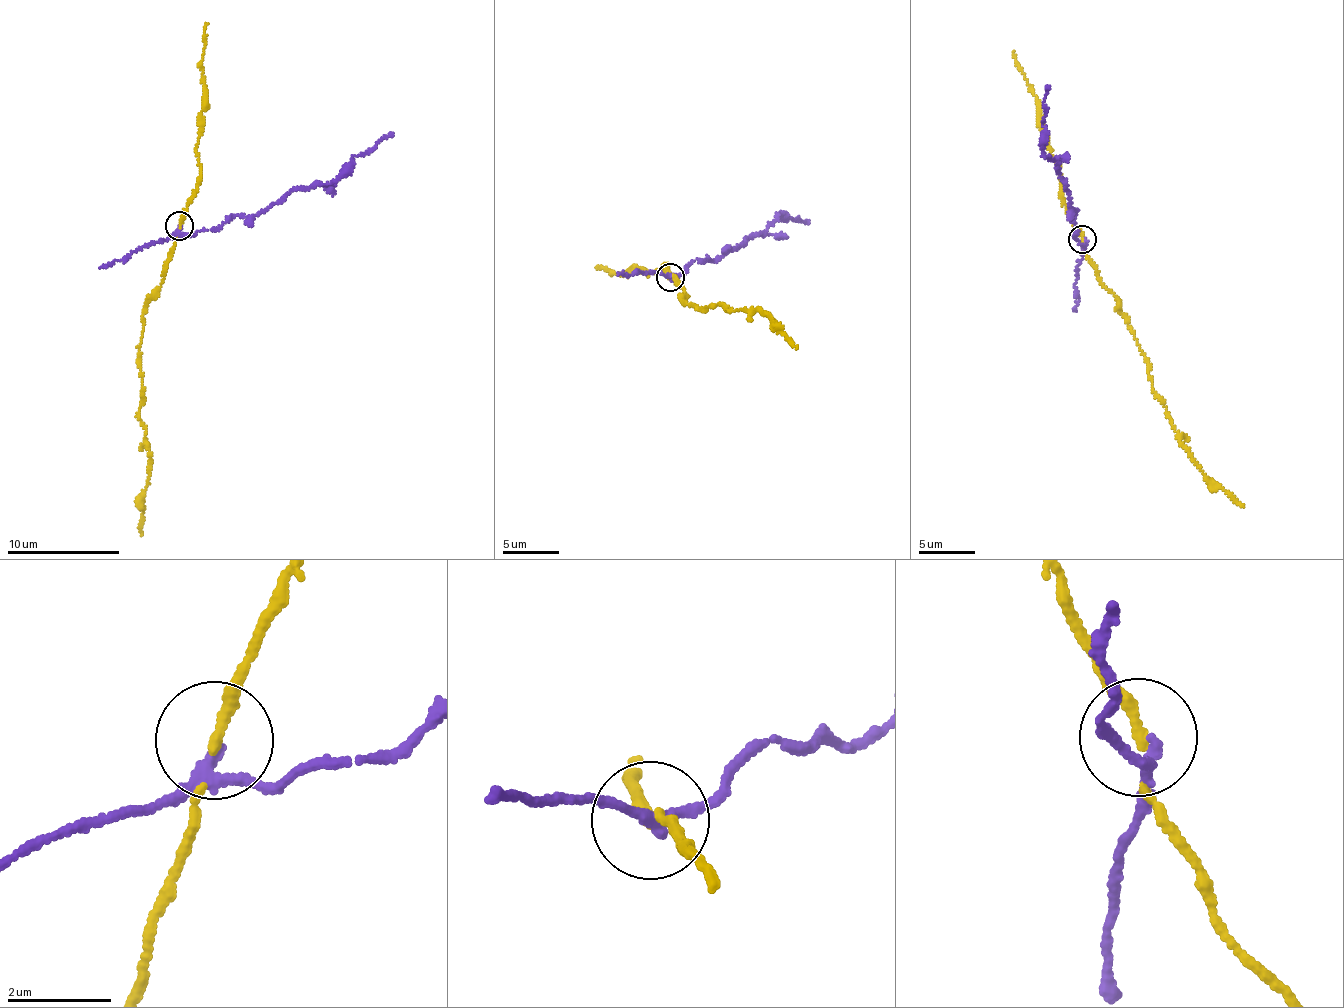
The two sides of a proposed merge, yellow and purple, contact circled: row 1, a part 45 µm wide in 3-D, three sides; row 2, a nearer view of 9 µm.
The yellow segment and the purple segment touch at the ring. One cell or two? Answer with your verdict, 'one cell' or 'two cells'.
two cells

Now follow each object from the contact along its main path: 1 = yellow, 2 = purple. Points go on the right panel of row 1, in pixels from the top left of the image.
1: (1082, 238), (1086, 259), (1116, 298), (1144, 356), (1152, 392), (1188, 456), (1243, 507)
2: (1084, 239), (1082, 246), (1075, 234), (1077, 209), (1072, 208), (1055, 160), (1046, 157), (1043, 118), (1047, 86)

